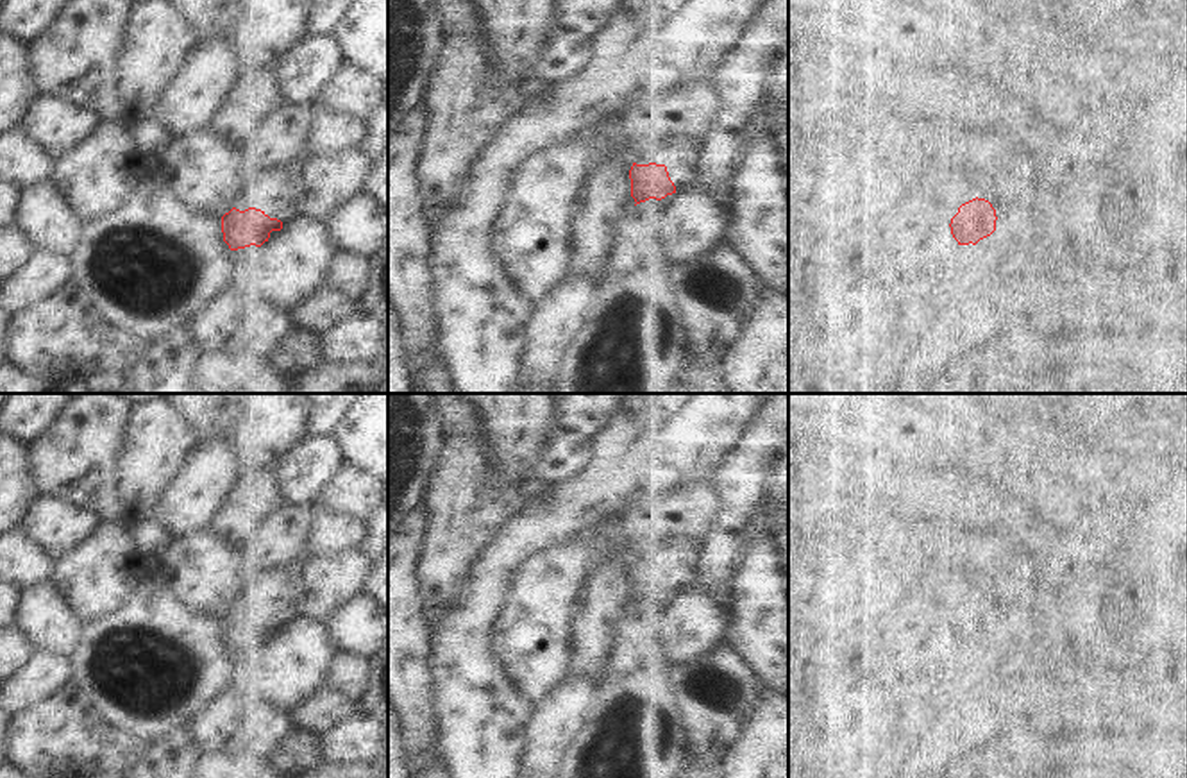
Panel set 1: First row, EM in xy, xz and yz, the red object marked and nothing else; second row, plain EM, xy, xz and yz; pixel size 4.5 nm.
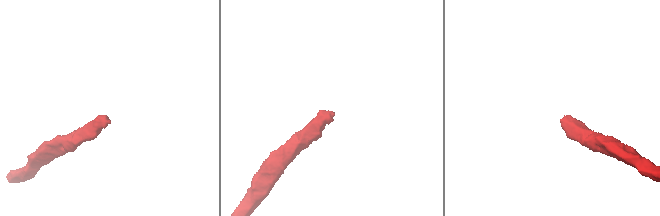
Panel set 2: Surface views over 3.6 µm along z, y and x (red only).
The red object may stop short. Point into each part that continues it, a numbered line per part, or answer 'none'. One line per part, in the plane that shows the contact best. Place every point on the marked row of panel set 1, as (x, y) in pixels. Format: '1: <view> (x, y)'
1: xz (681, 156)

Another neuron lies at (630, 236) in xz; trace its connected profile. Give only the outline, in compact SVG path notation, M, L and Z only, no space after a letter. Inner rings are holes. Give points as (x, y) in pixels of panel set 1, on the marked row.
M656 199L631 206L626 222L615 229L615 256L601 274L586 318L563 351L552 377L554 393L681 393L690 359L688 327L672 283L672 265L644 231L644 215L656 209Z

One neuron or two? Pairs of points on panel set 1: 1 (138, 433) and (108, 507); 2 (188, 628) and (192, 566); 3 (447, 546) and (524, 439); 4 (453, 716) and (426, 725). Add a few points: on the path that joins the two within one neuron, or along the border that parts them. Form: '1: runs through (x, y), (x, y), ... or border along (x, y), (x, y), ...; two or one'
1: border along (122, 446), (115, 471), (120, 503), (117, 523); two
2: border along (167, 573), (167, 589), (185, 607), (220, 619); two
3: border along (485, 428), (494, 456), (528, 474); two
4: border along (431, 680), (437, 739); two

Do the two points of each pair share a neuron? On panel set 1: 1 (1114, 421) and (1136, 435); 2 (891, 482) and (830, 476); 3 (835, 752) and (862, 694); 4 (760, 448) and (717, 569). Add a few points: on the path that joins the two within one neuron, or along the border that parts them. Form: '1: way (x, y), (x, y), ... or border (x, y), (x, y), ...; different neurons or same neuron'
1: way (1119, 421), (1130, 430); same neuron
2: way (876, 482), (855, 482), (844, 476); same neuron
3: way (842, 737), (850, 721), (850, 709); same neuron
4: way (746, 478), (739, 514), (723, 530), (723, 539); same neuron

